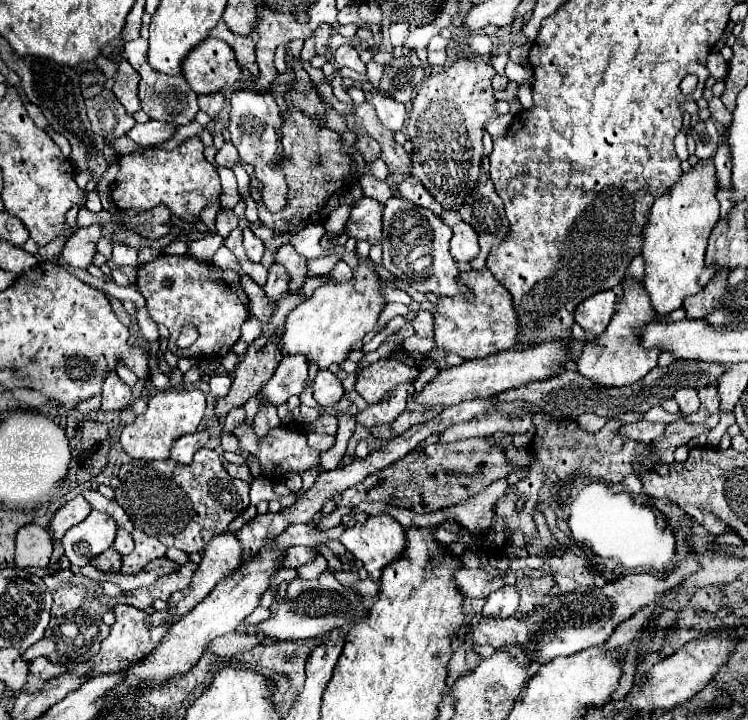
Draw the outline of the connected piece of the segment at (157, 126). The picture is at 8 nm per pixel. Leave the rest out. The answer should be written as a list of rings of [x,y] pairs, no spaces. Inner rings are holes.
[[[149,120],[147,124],[135,124],[129,132],[127,132],[127,138],[131,138],[135,144],[139,146],[155,146],[167,138],[171,138],[175,132],[175,128],[171,126],[163,126],[161,122],[157,120]]]

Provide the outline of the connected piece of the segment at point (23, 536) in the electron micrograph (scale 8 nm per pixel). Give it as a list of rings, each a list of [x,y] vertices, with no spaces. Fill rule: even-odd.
[[[37,524],[23,526],[17,532],[15,564],[19,568],[27,568],[27,566],[45,568],[49,564],[49,558],[53,552],[53,540],[49,540],[49,538],[51,538],[51,534]]]

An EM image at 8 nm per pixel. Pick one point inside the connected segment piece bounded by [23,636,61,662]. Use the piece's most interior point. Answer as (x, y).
(46, 647)

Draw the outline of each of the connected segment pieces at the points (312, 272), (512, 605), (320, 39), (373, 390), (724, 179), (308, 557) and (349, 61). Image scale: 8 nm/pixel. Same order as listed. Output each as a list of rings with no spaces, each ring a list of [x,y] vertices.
[[[329,254],[329,256],[315,258],[315,260],[307,260],[307,278],[311,278],[311,276],[323,276],[323,274],[331,272],[337,266],[339,260],[341,260],[339,254]]]
[[[505,586],[489,594],[483,606],[485,618],[511,618],[519,608],[519,592],[515,586]]]
[[[321,24],[317,30],[315,30],[315,42],[317,42],[317,54],[319,56],[325,56],[325,52],[329,50],[329,38],[331,38],[331,26],[329,24]]]
[[[381,358],[379,362],[373,362],[357,376],[355,390],[369,404],[377,404],[387,396],[389,388],[401,382],[407,382],[409,378],[417,378],[417,376],[419,376],[419,368],[415,366],[401,364],[395,358]]]
[[[723,134],[723,142],[717,148],[713,156],[717,176],[719,176],[719,186],[721,188],[731,188],[731,156],[729,156],[729,144],[727,144],[727,134]]]
[[[291,546],[291,550],[283,556],[283,560],[285,560],[283,568],[299,568],[308,561],[312,561],[316,554],[317,552],[313,548],[307,548],[307,546]]]
[[[343,44],[343,46],[335,52],[335,62],[337,62],[339,66],[349,66],[349,68],[353,68],[355,72],[365,74],[365,64],[361,62],[357,50],[355,50],[351,44]]]

